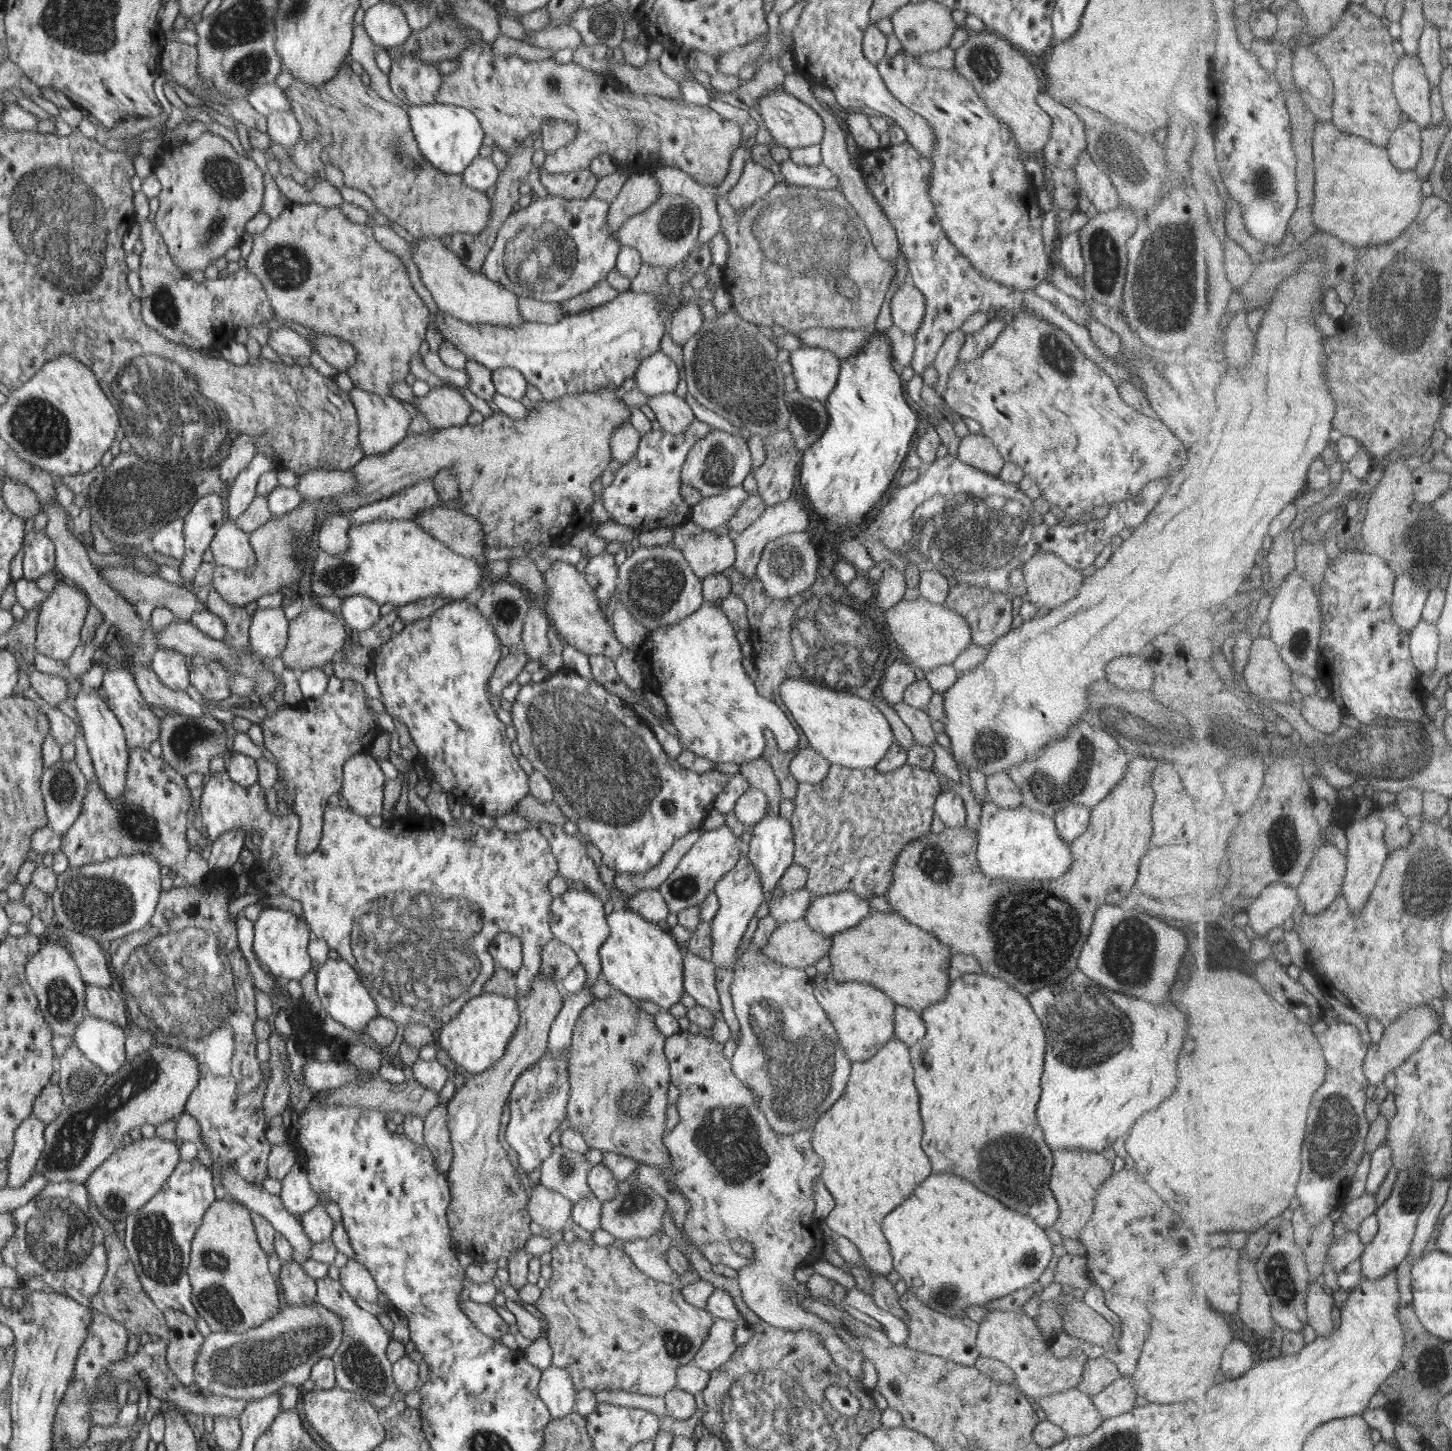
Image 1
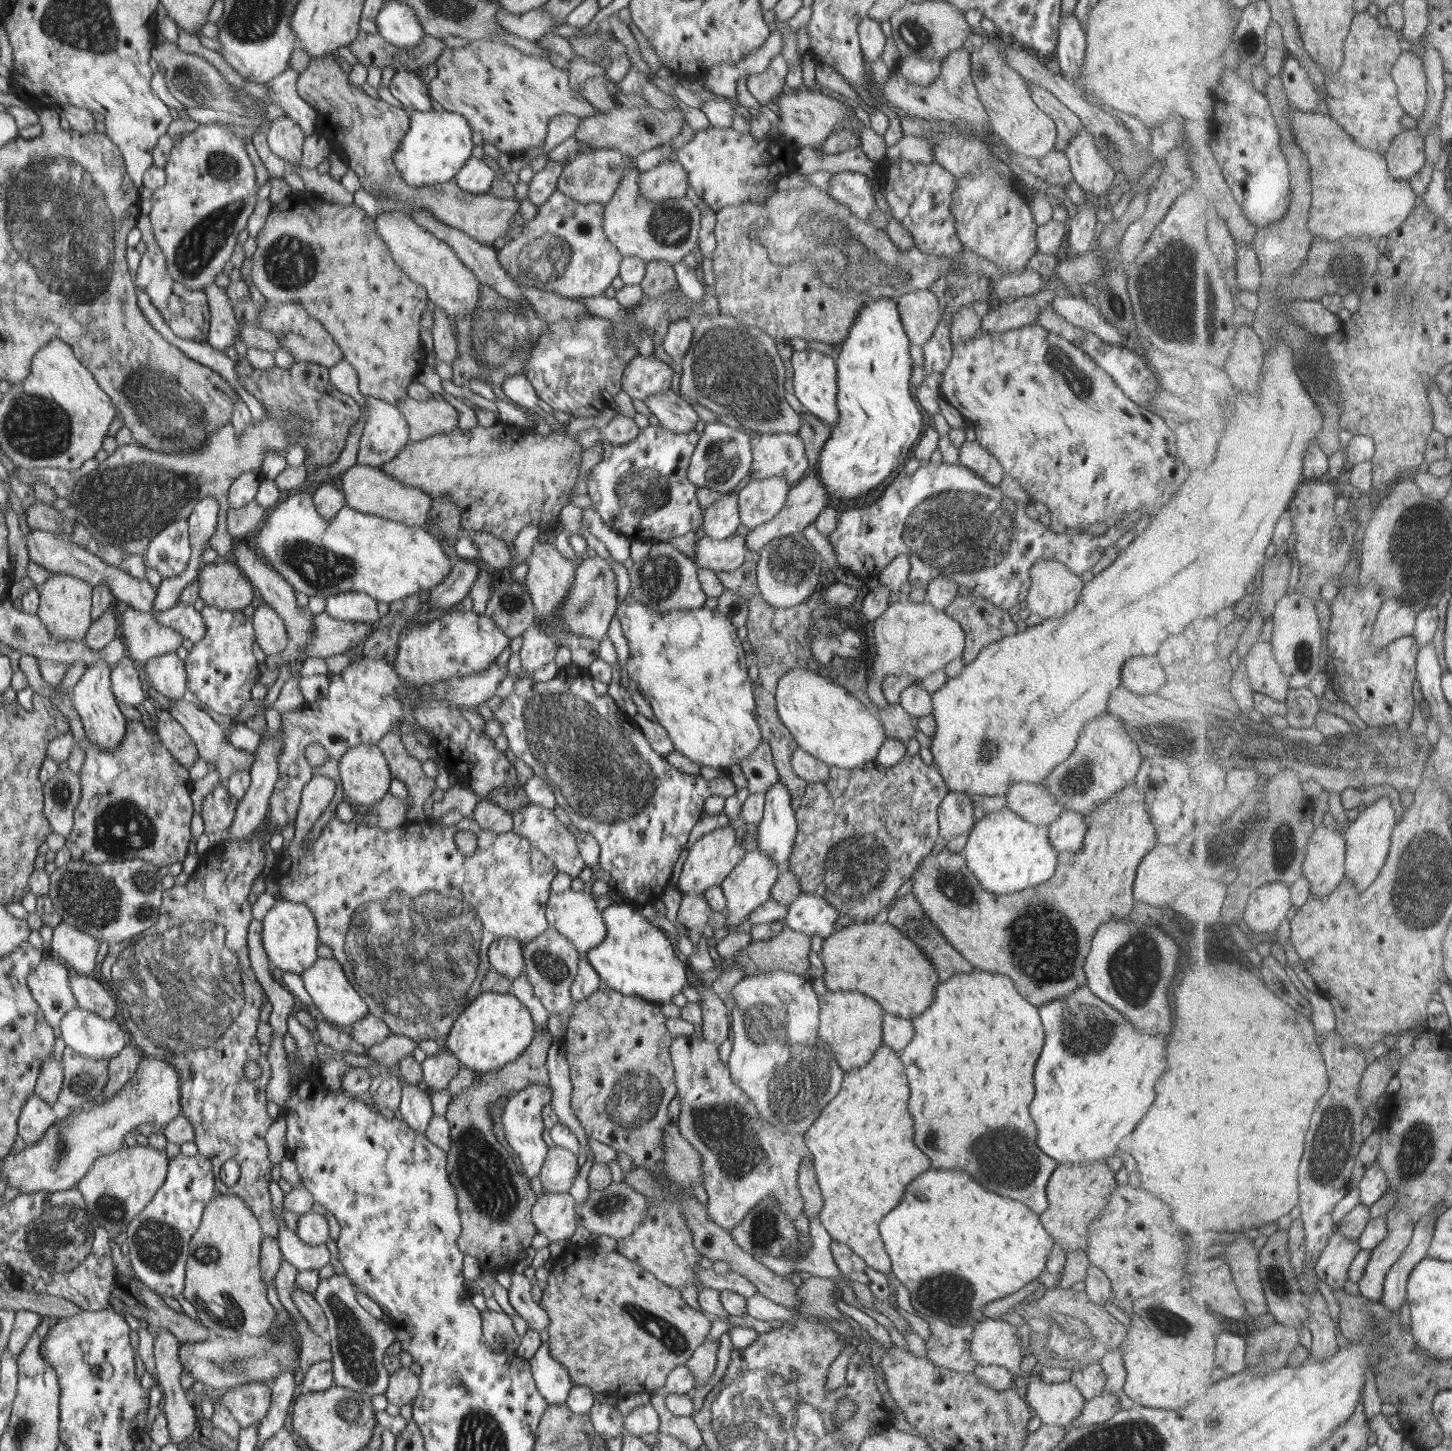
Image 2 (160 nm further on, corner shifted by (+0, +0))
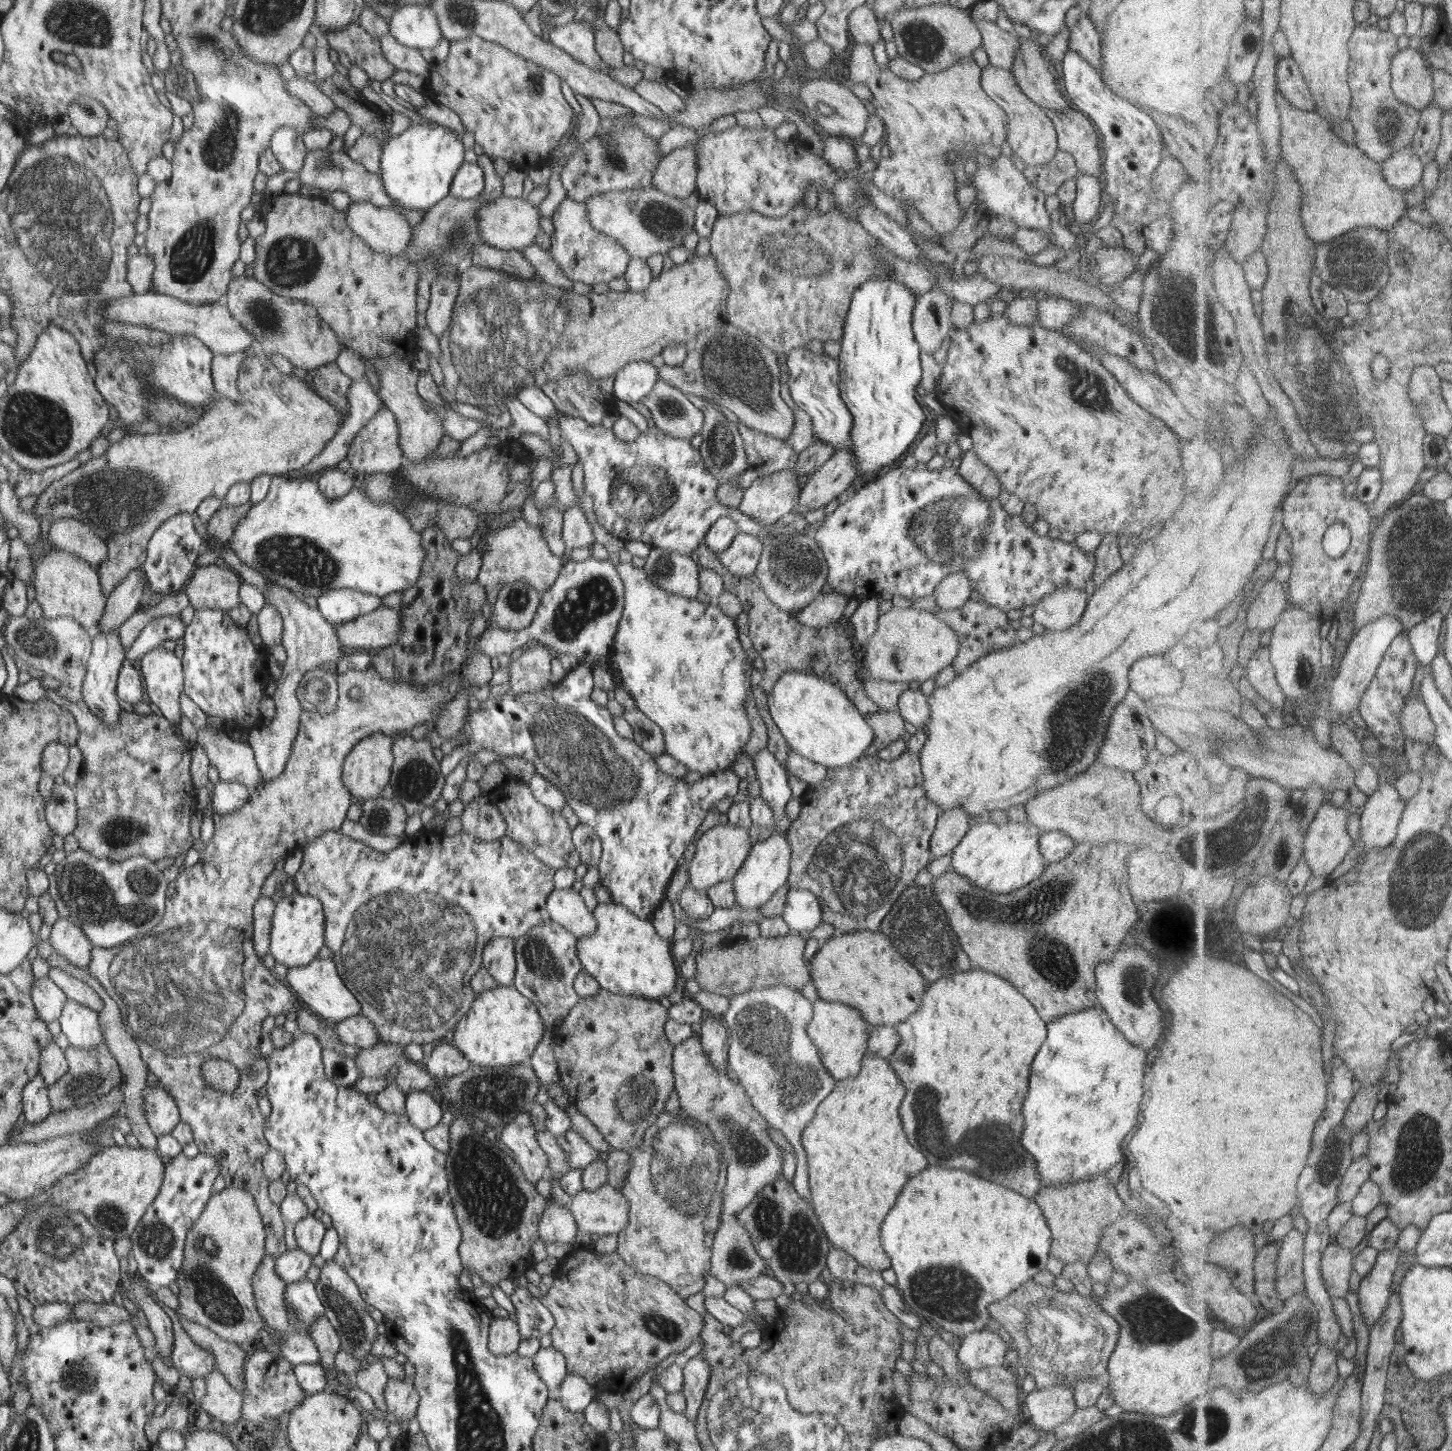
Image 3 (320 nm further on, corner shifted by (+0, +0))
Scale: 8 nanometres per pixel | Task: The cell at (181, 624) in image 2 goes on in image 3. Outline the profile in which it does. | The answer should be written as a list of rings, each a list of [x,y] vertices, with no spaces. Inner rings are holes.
[[[163,615],[153,618],[147,623],[137,637],[129,646],[129,650],[125,652],[125,658],[134,663],[134,667],[138,668],[140,658],[148,654],[150,650],[157,646],[161,646],[161,642],[175,641],[184,634],[184,624],[177,615]]]

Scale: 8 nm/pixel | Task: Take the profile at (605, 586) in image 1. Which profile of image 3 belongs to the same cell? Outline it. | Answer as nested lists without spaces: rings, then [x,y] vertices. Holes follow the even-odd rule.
[[[590,556],[584,561],[567,561],[561,565],[558,573],[553,585],[540,594],[540,601],[527,628],[508,631],[489,623],[479,638],[476,640],[468,638],[464,662],[477,651],[488,657],[497,657],[499,654],[515,656],[521,648],[535,643],[548,647],[555,655],[570,654],[576,657],[576,660],[586,660],[586,662],[597,662],[599,658],[608,655],[624,607],[624,589],[617,575],[616,565],[607,559],[596,560]]]

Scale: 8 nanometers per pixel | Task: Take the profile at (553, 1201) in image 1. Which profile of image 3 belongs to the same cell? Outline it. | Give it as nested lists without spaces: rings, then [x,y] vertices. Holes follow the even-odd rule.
[[[554,1201],[548,1203],[538,1220],[538,1238],[545,1244],[574,1244],[580,1238],[576,1224],[567,1205],[561,1207]]]

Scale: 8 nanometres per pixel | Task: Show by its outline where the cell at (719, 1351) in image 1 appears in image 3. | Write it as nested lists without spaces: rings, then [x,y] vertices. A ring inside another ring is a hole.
[[[697,1353],[689,1358],[682,1368],[682,1396],[685,1398],[684,1415],[693,1420],[703,1401],[708,1380],[710,1379],[710,1366]]]

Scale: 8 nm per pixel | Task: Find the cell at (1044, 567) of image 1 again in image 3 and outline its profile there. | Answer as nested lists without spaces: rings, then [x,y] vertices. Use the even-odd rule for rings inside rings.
[[[1056,588],[1037,601],[1031,617],[1048,630],[1067,630],[1083,614],[1087,594],[1081,588]]]

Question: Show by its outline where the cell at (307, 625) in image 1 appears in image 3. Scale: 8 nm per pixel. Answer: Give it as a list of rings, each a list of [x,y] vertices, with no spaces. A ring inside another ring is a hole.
[[[379,606],[367,614],[336,626],[339,642],[349,649],[374,651],[389,646],[400,633],[400,612],[395,607]]]

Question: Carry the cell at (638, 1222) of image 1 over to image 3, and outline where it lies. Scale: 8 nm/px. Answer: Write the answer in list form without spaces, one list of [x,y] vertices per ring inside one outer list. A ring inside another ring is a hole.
[[[606,1183],[593,1191],[581,1190],[571,1197],[571,1203],[567,1204],[576,1224],[577,1235],[585,1239],[590,1234],[618,1233],[628,1221],[628,1204],[619,1189],[611,1188]]]

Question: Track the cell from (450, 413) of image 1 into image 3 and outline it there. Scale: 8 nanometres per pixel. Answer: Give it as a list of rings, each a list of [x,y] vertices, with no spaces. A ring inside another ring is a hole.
[[[391,356],[385,360],[373,362],[377,371],[378,395],[384,406],[389,409],[396,420],[399,429],[399,449],[401,449],[404,460],[421,459],[434,451],[443,437],[443,424],[432,408],[424,403],[416,392],[416,382],[419,374],[420,364],[403,362],[401,356]]]

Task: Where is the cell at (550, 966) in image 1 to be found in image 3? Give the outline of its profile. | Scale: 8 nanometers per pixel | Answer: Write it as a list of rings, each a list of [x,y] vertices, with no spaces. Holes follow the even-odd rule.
[[[550,920],[535,925],[529,932],[514,939],[513,954],[516,963],[512,986],[535,1005],[547,1029],[552,1029],[558,1025],[579,999],[572,987],[572,980],[581,969],[576,955],[576,939],[573,933]]]

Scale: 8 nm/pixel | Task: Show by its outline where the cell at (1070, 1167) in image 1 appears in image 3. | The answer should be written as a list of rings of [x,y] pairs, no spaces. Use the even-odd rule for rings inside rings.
[[[1104,1173],[1084,1178],[1079,1182],[1066,1182],[1055,1186],[1043,1186],[1032,1196],[1041,1209],[1050,1230],[1049,1257],[1061,1261],[1062,1265],[1074,1262],[1088,1262],[1097,1254],[1102,1230],[1121,1214],[1122,1202],[1105,1178]]]

